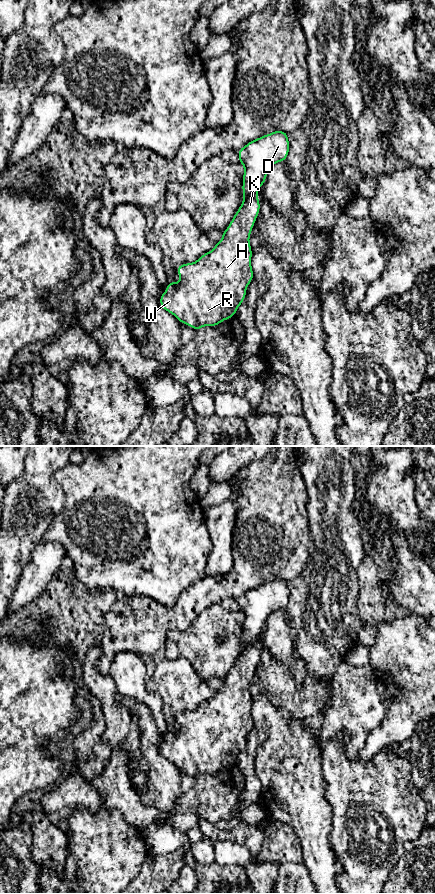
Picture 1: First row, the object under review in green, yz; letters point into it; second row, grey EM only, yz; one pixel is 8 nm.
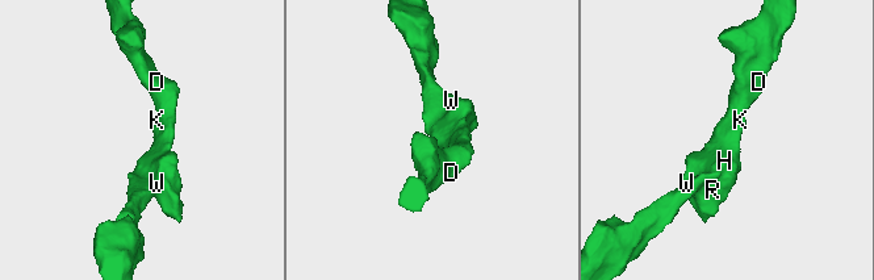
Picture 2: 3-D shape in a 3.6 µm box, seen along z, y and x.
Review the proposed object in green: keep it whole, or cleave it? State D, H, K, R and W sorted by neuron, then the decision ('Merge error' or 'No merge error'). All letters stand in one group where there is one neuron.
Groups: D H K R W. No merge error

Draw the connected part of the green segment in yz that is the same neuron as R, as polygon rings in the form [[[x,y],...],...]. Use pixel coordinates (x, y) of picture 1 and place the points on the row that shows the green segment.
[[[280,130],[252,140],[238,150],[239,162],[244,166],[243,203],[227,229],[222,232],[222,240],[216,242],[215,248],[195,262],[179,265],[176,270],[180,281],[169,281],[160,296],[161,308],[174,315],[180,323],[195,330],[204,326],[217,326],[224,320],[231,319],[245,300],[246,289],[254,278],[249,237],[260,211],[258,189],[265,183],[270,167],[286,161],[288,154],[288,134]]]

